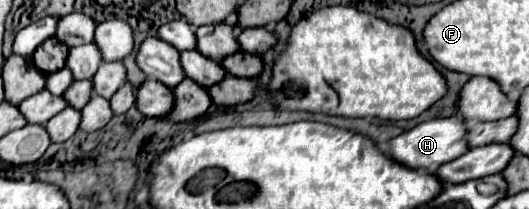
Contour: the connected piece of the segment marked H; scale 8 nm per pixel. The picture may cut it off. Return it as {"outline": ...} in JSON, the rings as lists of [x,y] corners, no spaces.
{"outline":[[[447,117],[447,119],[433,119],[433,121],[425,121],[415,125],[413,129],[393,137],[389,141],[389,147],[383,151],[385,155],[389,155],[393,161],[409,167],[409,169],[421,169],[421,171],[431,171],[447,161],[457,159],[459,155],[463,155],[467,151],[467,143],[465,143],[465,123],[459,117]]]}

